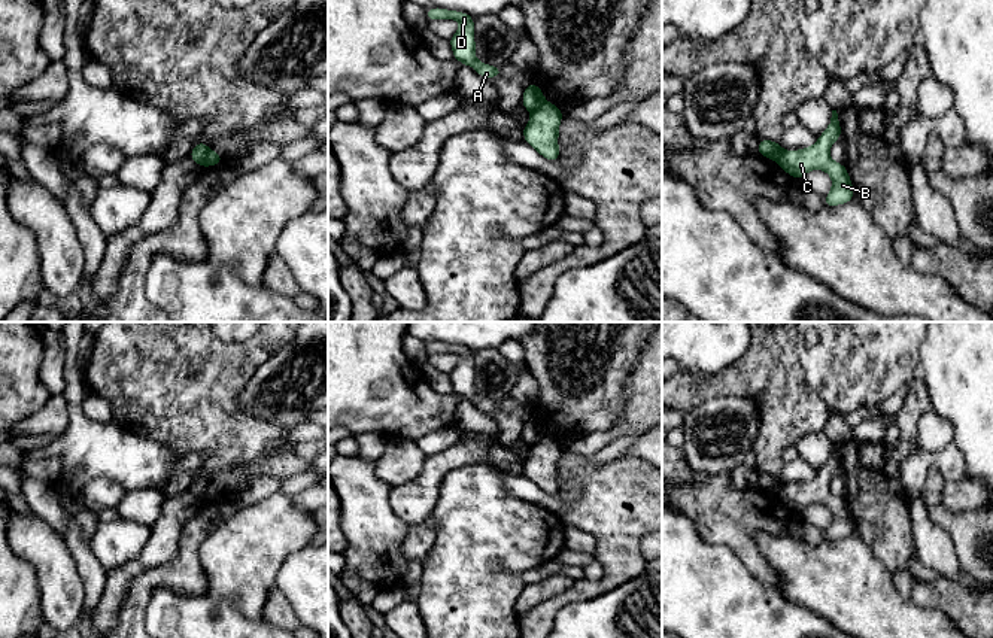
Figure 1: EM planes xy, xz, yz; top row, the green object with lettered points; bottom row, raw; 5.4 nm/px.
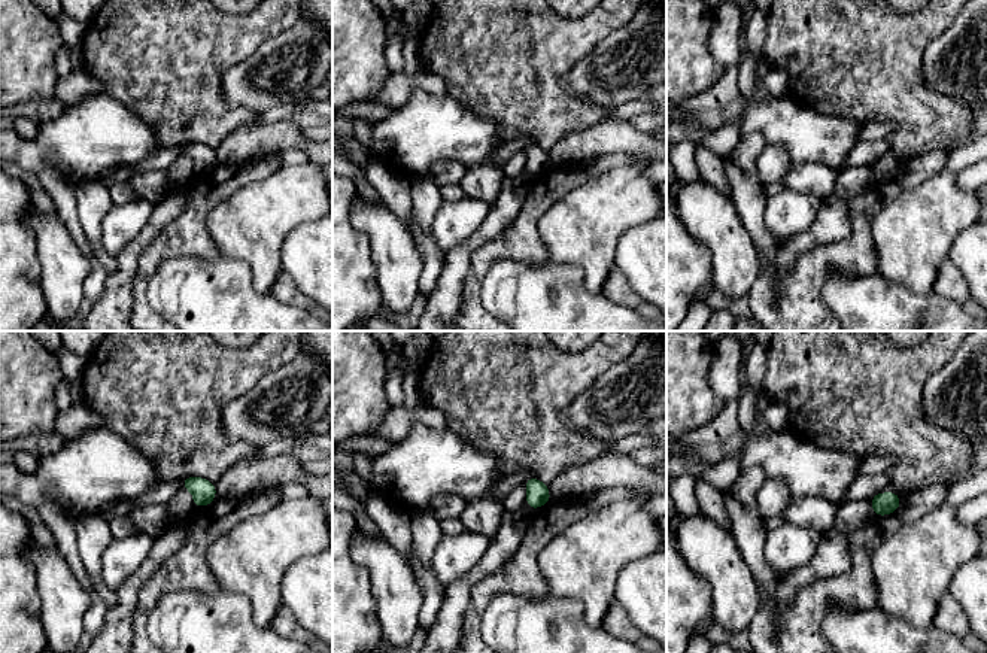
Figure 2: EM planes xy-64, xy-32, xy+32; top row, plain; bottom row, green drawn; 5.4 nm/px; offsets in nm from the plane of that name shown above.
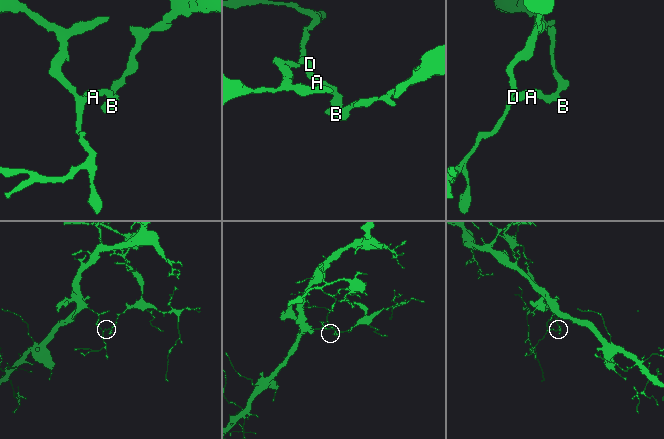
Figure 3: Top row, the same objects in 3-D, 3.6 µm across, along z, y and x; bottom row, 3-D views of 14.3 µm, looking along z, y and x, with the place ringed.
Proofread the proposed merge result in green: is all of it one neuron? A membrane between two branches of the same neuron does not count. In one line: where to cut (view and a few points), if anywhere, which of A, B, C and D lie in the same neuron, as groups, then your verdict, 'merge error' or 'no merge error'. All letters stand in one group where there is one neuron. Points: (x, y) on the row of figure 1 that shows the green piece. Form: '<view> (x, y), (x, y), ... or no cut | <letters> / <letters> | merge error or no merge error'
xy (210, 149), (200, 166) | A D / B C | merge error

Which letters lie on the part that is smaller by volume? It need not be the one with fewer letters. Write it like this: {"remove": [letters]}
{"remove": ["B", "C"]}

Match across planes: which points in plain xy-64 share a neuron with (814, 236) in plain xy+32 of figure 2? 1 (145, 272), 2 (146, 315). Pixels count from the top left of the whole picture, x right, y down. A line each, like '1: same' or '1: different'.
1: different
2: different

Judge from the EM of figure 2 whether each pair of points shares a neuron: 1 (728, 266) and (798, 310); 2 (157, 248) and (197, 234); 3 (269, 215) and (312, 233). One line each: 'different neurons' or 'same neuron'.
1: different neurons
2: same neuron
3: different neurons

